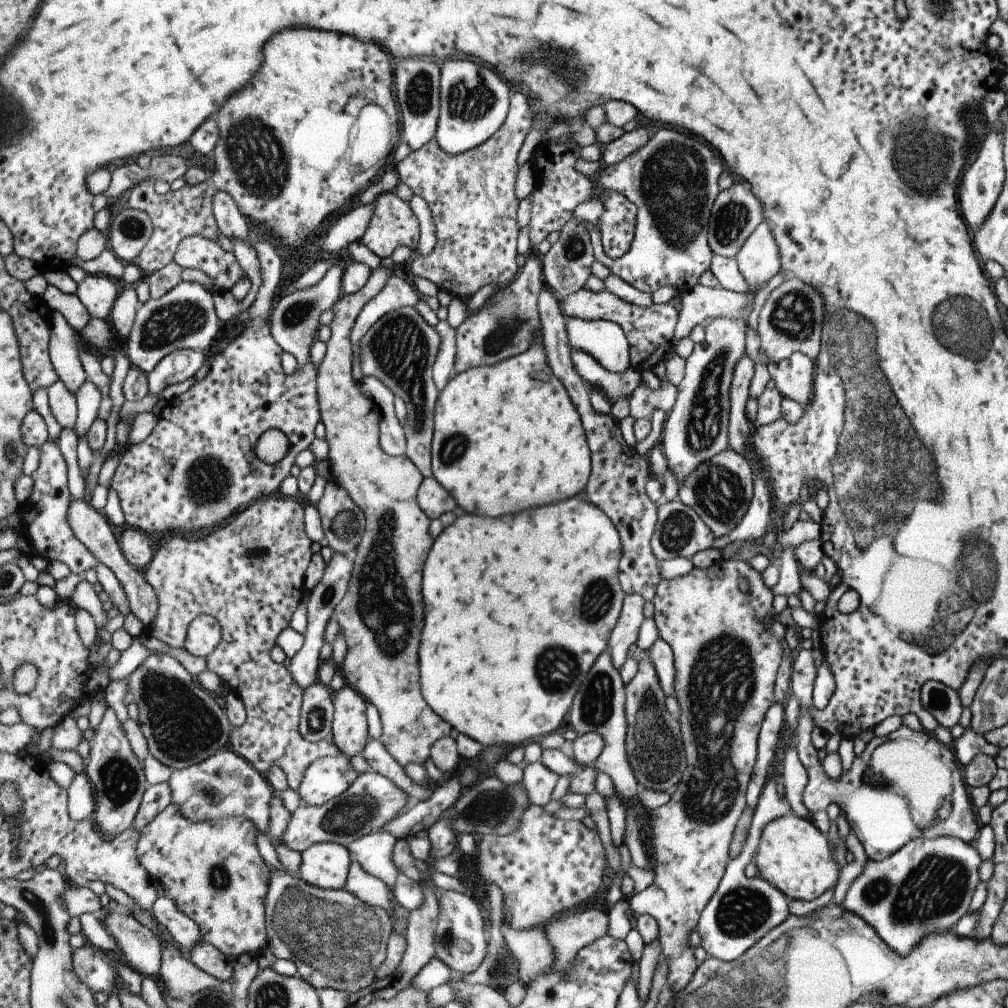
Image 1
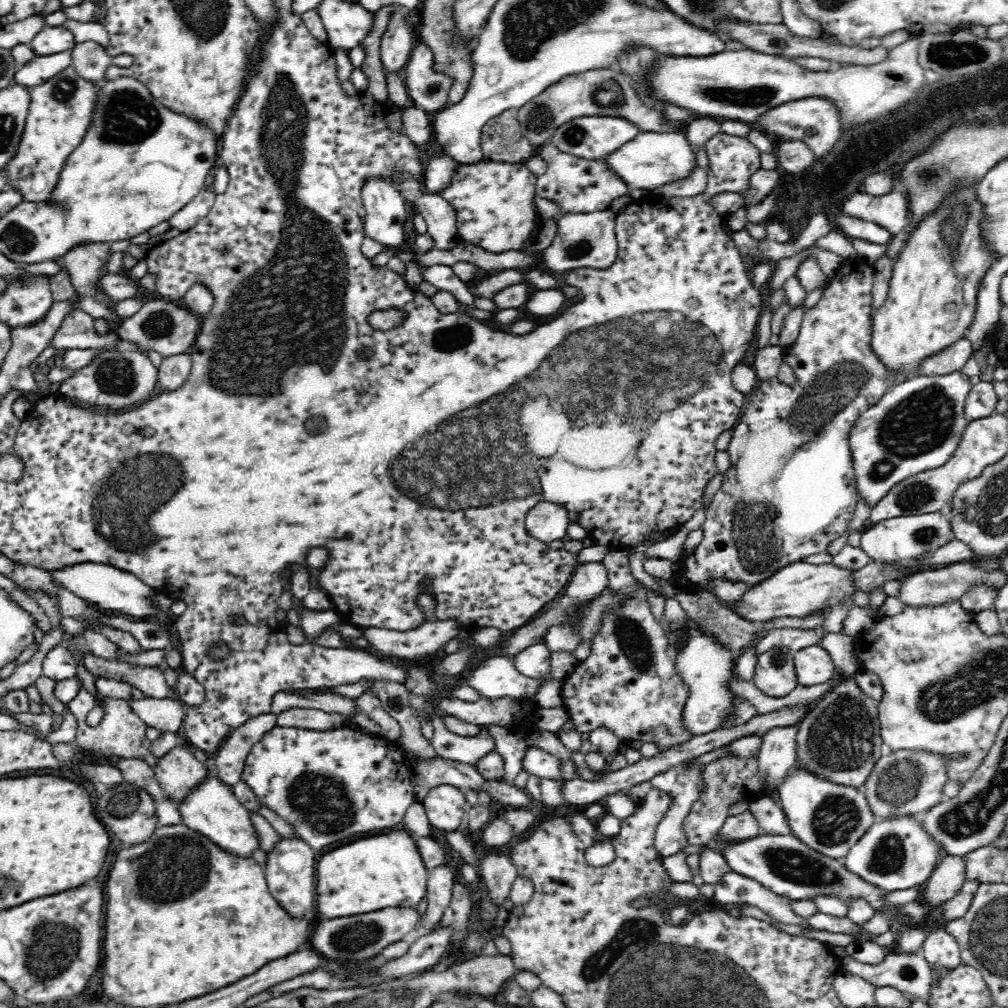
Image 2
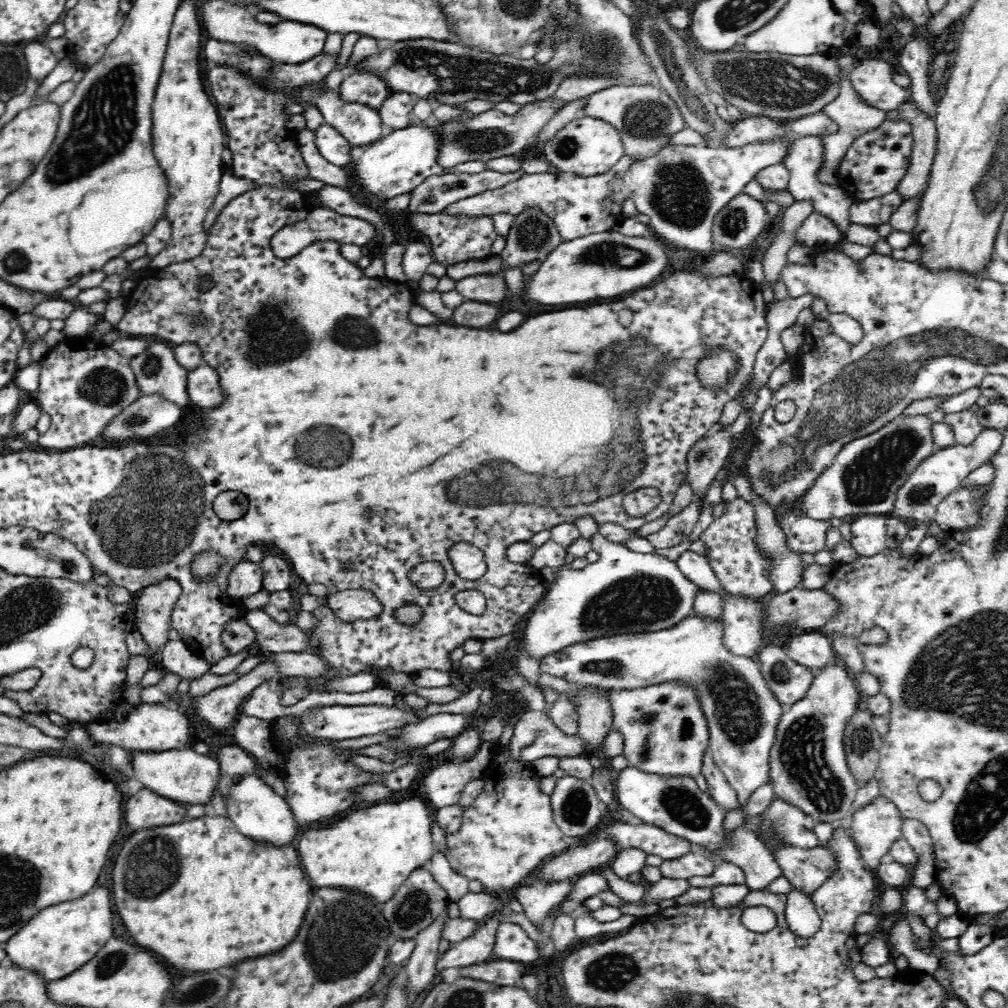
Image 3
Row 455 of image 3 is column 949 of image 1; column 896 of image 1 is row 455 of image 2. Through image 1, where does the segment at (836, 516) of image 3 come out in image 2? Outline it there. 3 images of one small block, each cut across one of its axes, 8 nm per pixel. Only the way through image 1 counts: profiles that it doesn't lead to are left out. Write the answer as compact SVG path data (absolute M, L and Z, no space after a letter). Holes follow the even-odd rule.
M962 372L932 374L932 376L914 374L908 382L892 386L878 400L876 406L862 412L862 416L856 420L854 428L850 430L850 450L852 450L856 484L858 484L858 496L864 498L870 508L874 508L874 504L882 500L894 486L906 482L906 478L914 478L916 474L922 474L926 470L936 470L952 458L968 426L966 400L972 388L974 386L970 384L970 378Z

